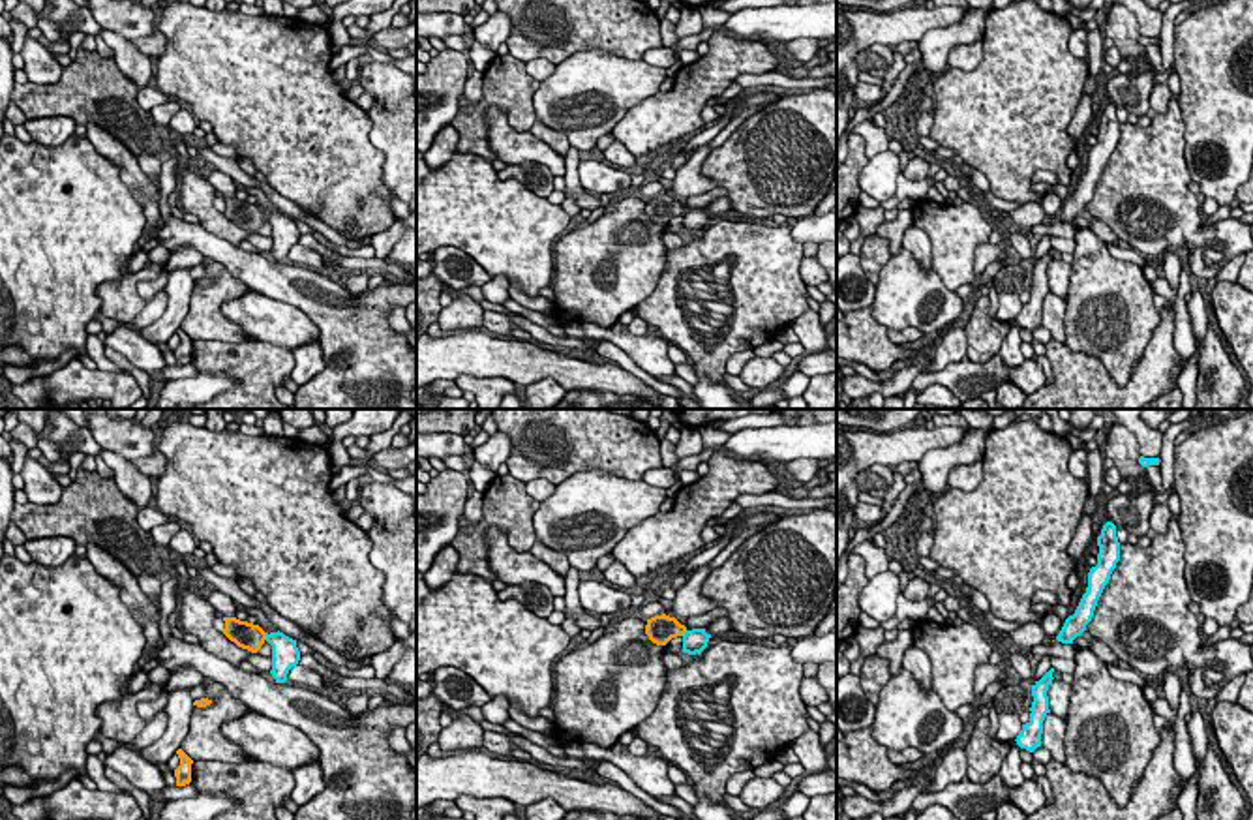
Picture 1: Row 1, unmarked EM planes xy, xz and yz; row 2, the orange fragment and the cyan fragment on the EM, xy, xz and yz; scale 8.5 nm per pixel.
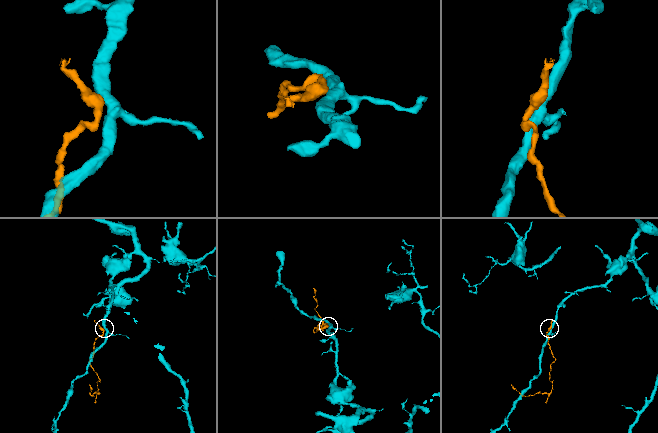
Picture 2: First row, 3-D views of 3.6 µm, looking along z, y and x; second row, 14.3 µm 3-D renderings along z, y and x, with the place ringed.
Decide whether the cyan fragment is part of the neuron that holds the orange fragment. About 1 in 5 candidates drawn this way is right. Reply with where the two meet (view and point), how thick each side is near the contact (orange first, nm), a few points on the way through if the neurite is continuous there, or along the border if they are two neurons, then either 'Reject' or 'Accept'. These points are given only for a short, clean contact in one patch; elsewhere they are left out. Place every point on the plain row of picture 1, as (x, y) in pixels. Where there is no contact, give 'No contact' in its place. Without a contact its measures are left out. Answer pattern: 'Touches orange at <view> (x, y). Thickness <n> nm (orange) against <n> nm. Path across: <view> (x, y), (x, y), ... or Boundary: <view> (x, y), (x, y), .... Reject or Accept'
Touches orange at xy (265, 216). Thickness 240 nm (orange) against 240 nm. Boundary: xy (265, 214), (267, 218). Reject

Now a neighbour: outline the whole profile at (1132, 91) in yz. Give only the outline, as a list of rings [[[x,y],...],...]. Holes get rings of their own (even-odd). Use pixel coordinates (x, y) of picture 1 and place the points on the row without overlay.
[[[1118,73],[1107,83],[1109,101],[1125,107],[1129,114],[1142,116],[1150,109],[1150,94],[1155,86],[1155,73]]]

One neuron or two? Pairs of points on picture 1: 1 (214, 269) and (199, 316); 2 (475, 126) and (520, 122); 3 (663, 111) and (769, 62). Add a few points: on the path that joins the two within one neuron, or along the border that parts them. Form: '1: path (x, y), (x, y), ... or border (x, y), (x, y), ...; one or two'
1: path (216, 280), (216, 291), (205, 304); one
2: path (479, 111), (488, 102), (501, 102), (507, 107); one
3: path (689, 96), (724, 62), (743, 62); one

